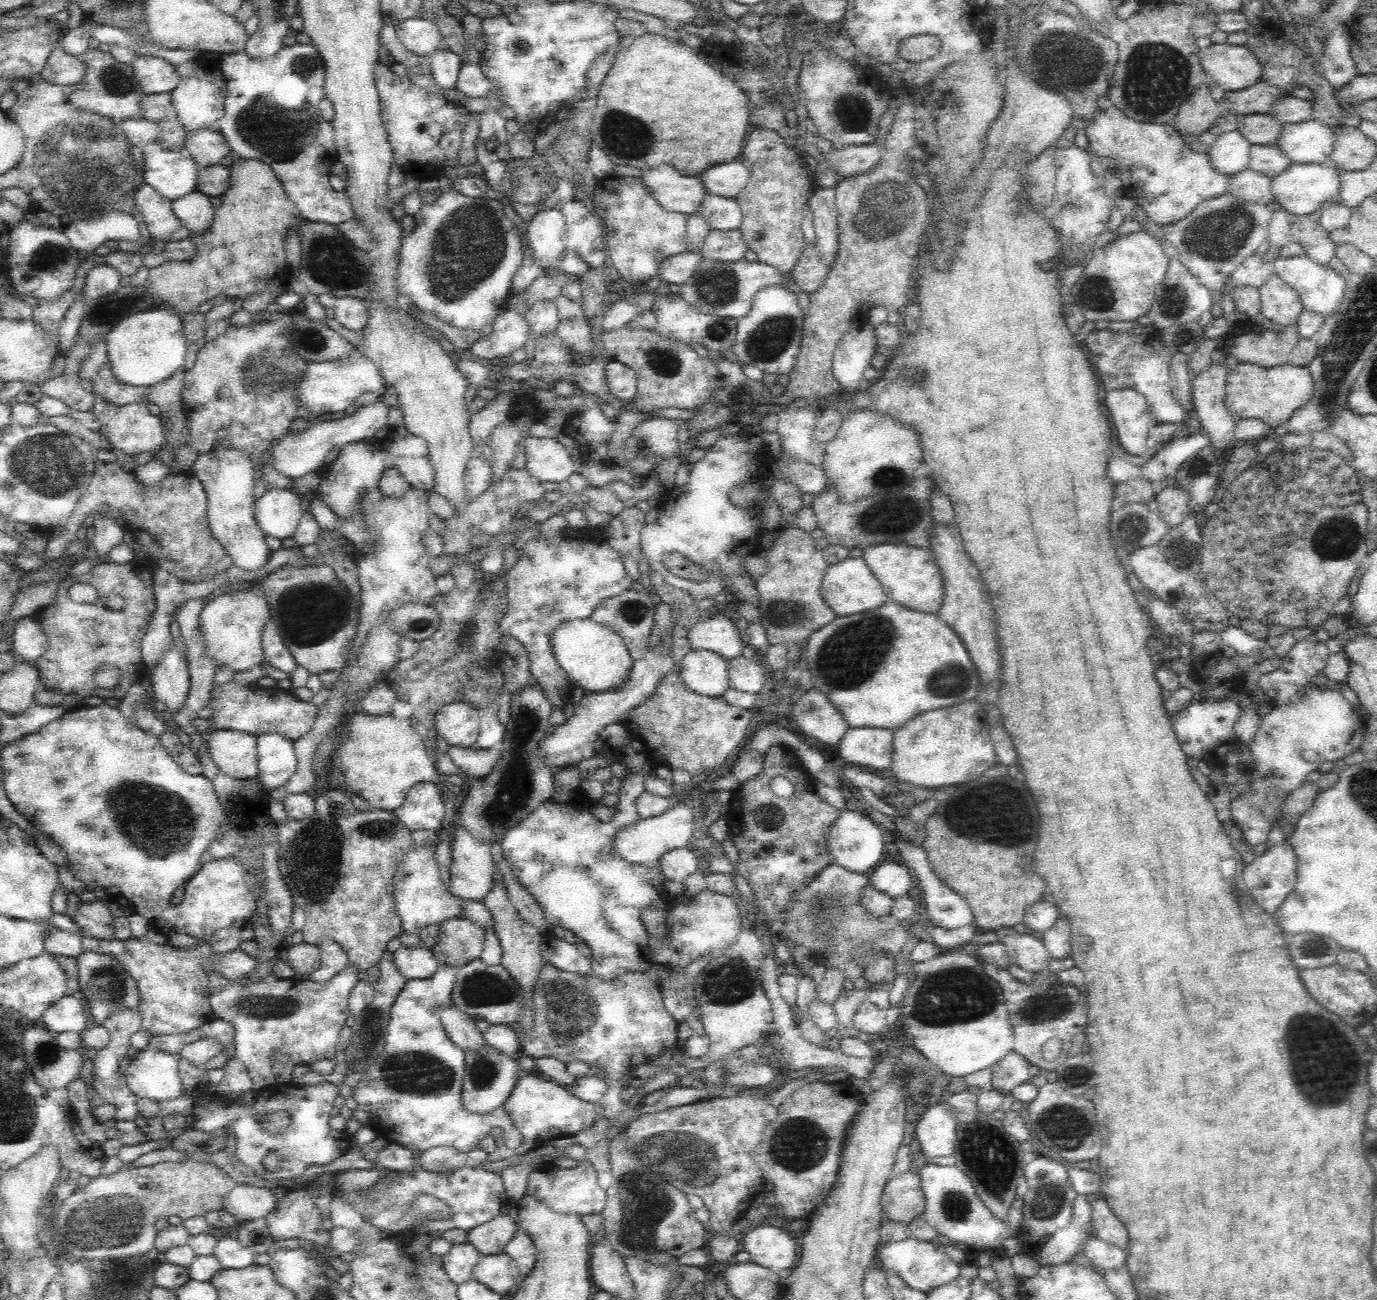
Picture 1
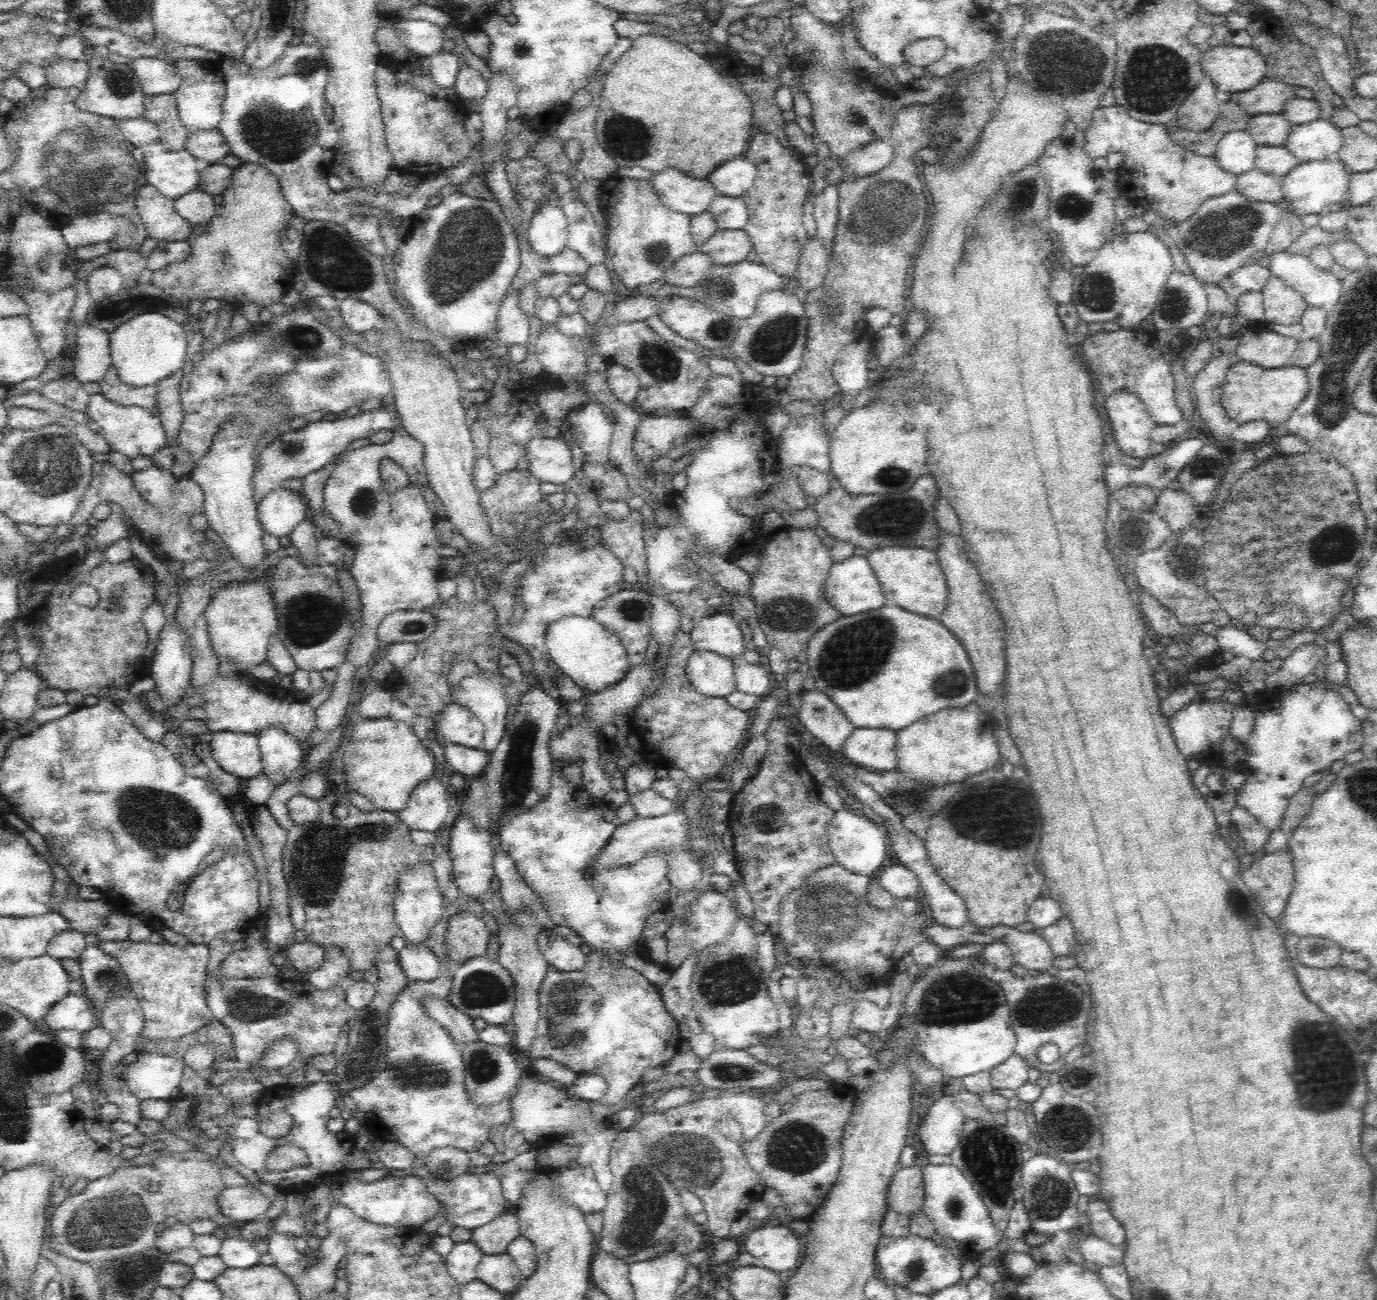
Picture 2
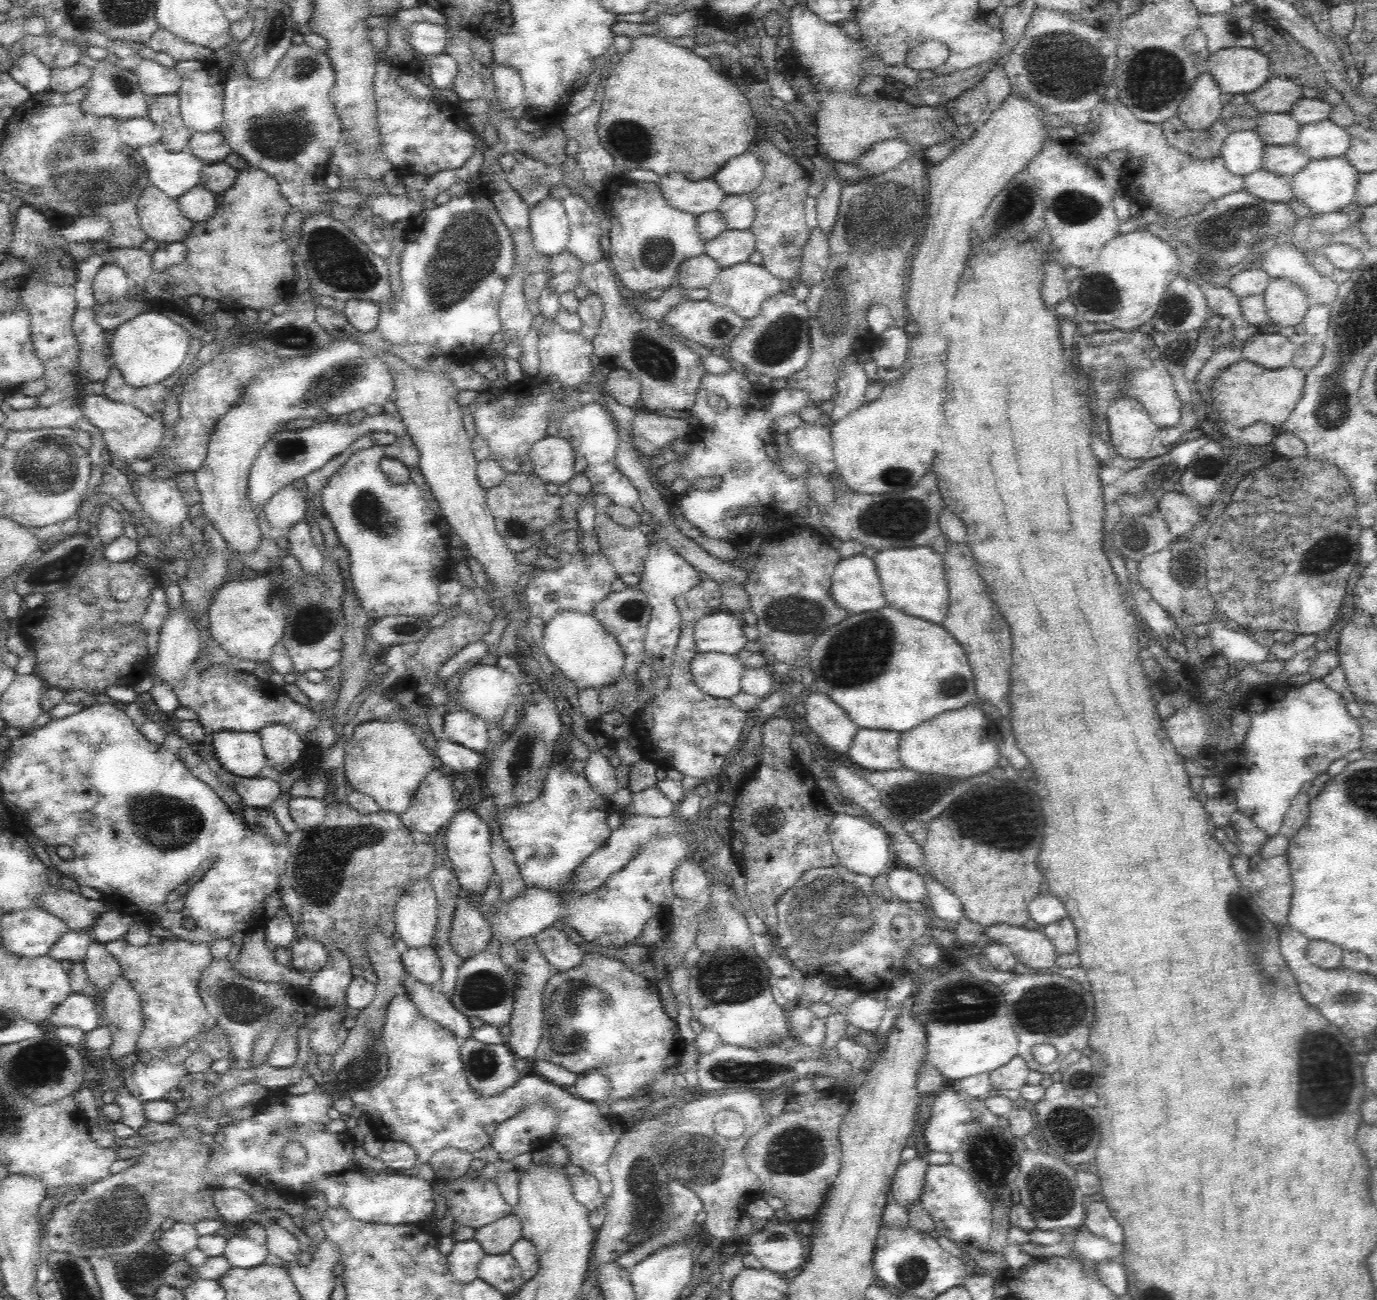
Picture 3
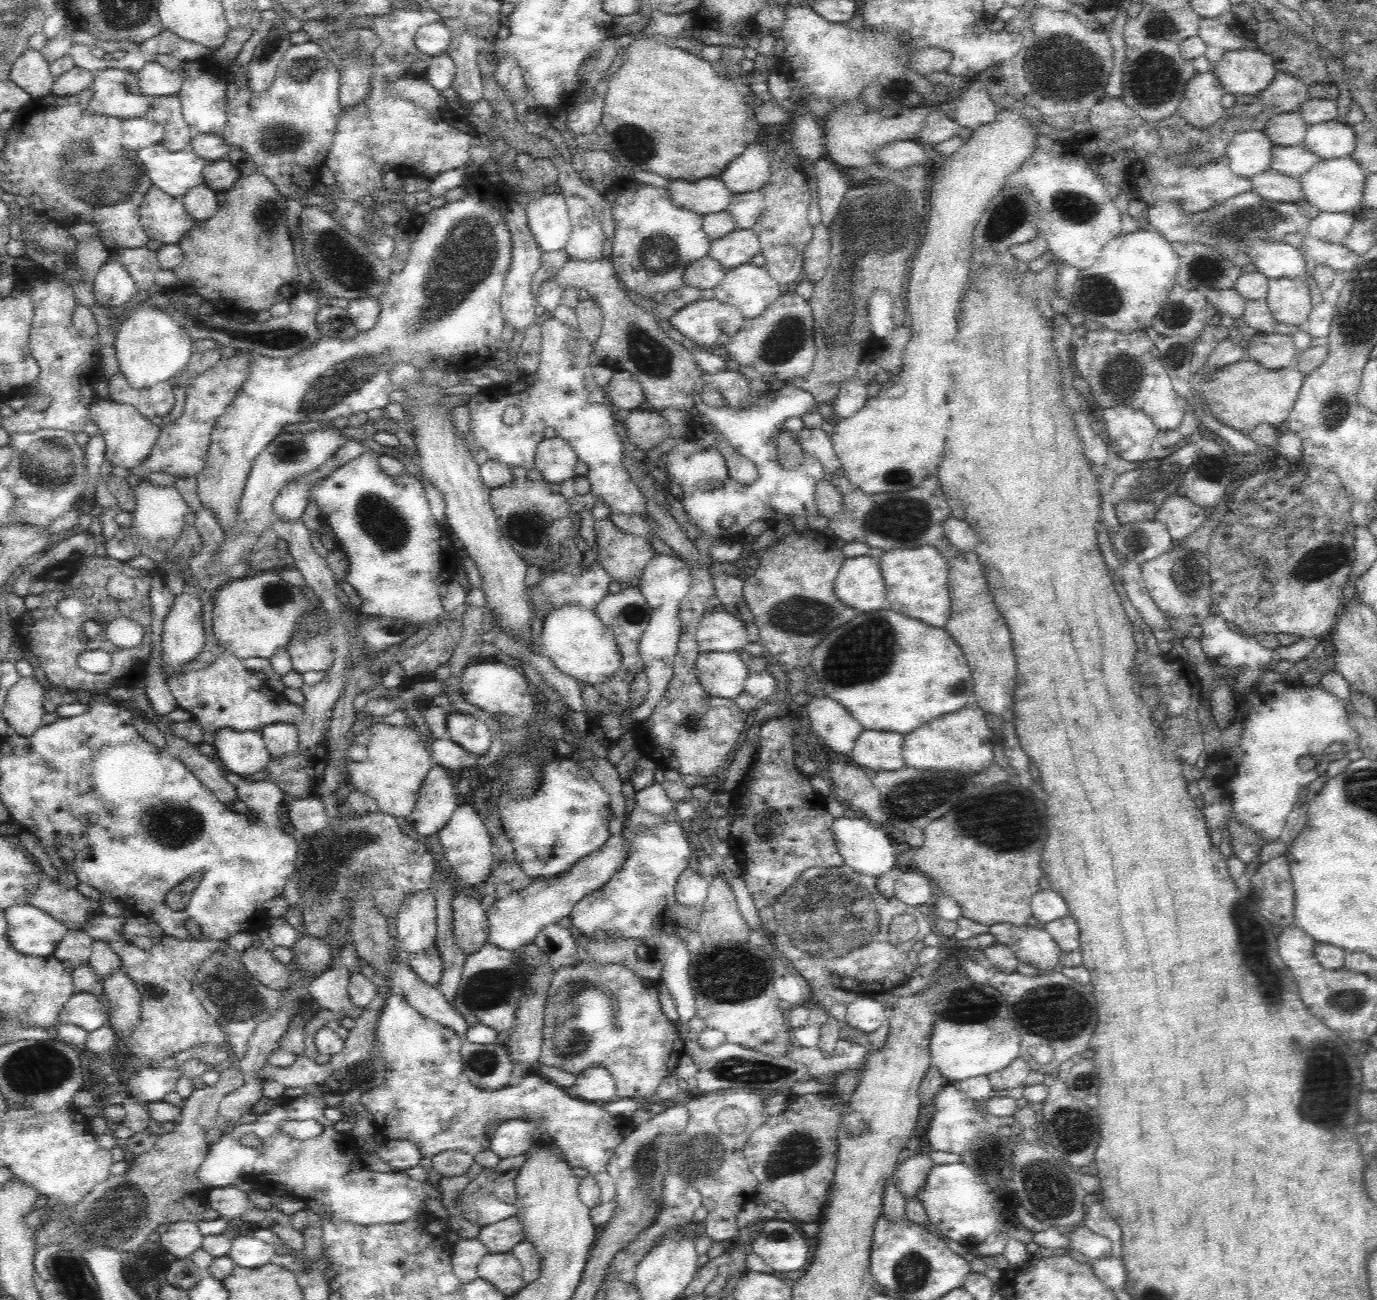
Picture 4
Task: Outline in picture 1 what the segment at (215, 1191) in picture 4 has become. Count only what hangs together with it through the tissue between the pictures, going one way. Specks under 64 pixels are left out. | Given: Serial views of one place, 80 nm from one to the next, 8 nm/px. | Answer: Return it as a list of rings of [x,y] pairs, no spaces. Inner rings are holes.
[[[239,1183],[226,1195],[223,1209],[235,1216],[239,1224],[266,1217],[276,1202],[275,1194],[268,1188]]]

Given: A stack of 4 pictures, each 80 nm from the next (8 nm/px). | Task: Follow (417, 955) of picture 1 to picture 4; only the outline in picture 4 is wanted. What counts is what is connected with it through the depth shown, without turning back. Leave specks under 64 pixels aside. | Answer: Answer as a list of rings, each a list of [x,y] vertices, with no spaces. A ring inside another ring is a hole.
[[[435,944],[424,948],[423,951],[412,952],[412,955],[404,955],[404,960],[426,984],[433,988],[439,986],[443,974],[443,963],[440,951]]]

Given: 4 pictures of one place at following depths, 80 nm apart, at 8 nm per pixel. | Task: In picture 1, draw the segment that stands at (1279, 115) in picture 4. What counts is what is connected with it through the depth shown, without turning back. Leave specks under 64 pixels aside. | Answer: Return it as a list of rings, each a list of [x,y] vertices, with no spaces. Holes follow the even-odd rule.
[[[1245,114],[1238,118],[1239,132],[1248,140],[1251,145],[1262,144],[1275,146],[1282,134],[1282,123],[1268,114]]]

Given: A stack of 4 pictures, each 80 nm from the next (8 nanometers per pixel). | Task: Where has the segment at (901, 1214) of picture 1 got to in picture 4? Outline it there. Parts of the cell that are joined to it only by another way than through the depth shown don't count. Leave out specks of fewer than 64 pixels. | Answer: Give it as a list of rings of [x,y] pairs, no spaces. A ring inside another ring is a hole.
[[[916,1153],[898,1164],[892,1178],[898,1193],[902,1193],[906,1200],[915,1197],[918,1190],[926,1184],[930,1168],[934,1165],[928,1154]]]

